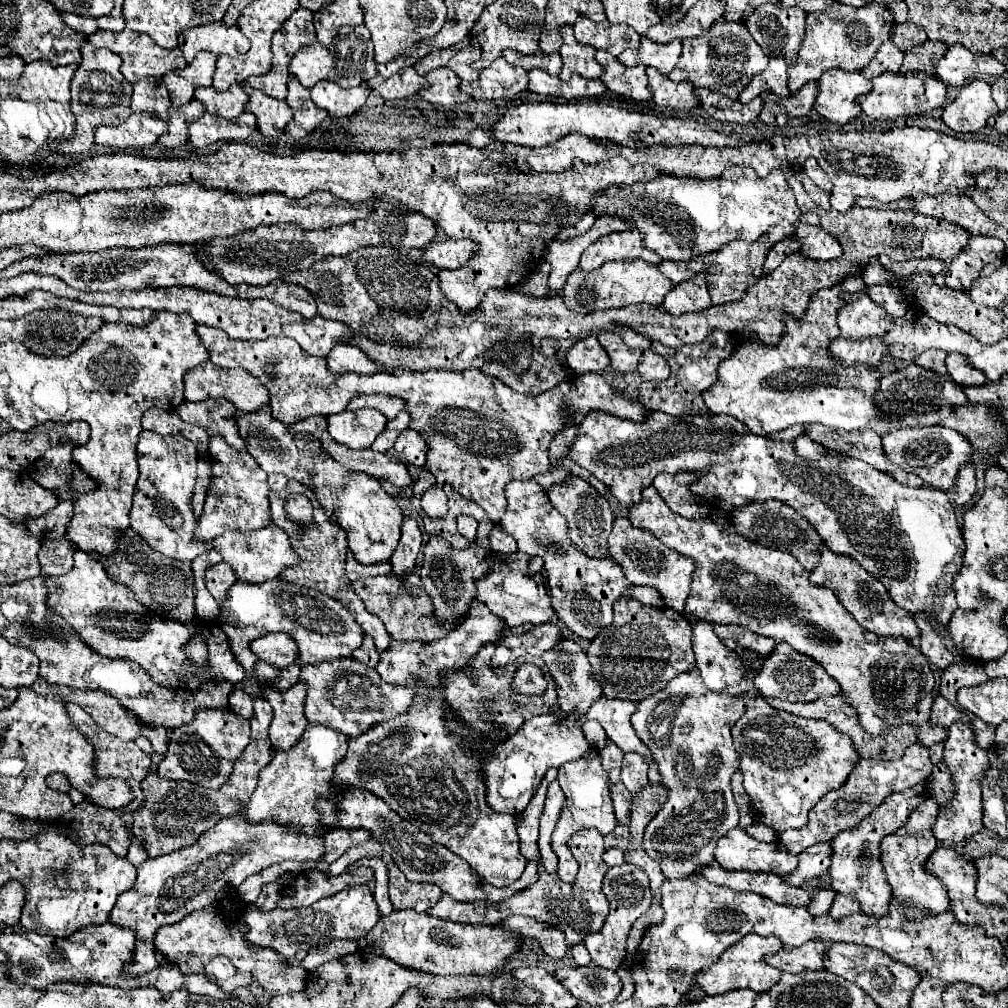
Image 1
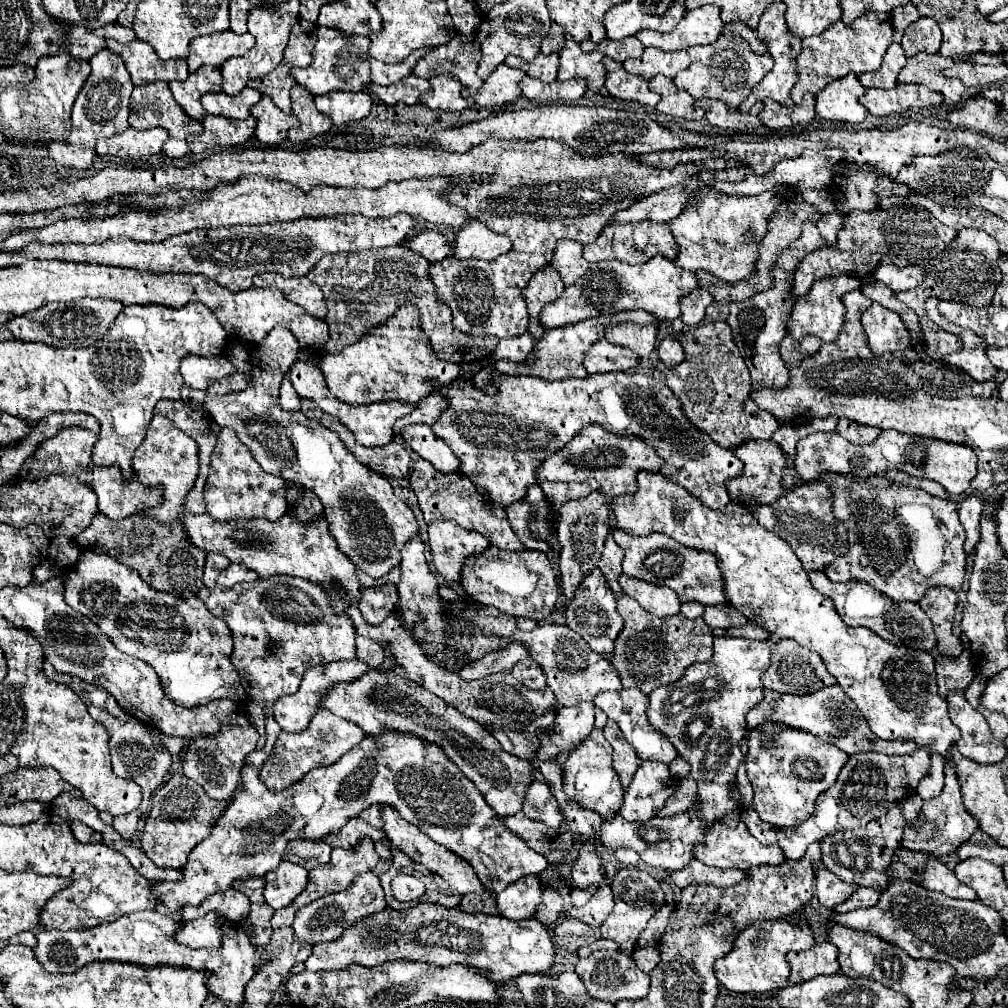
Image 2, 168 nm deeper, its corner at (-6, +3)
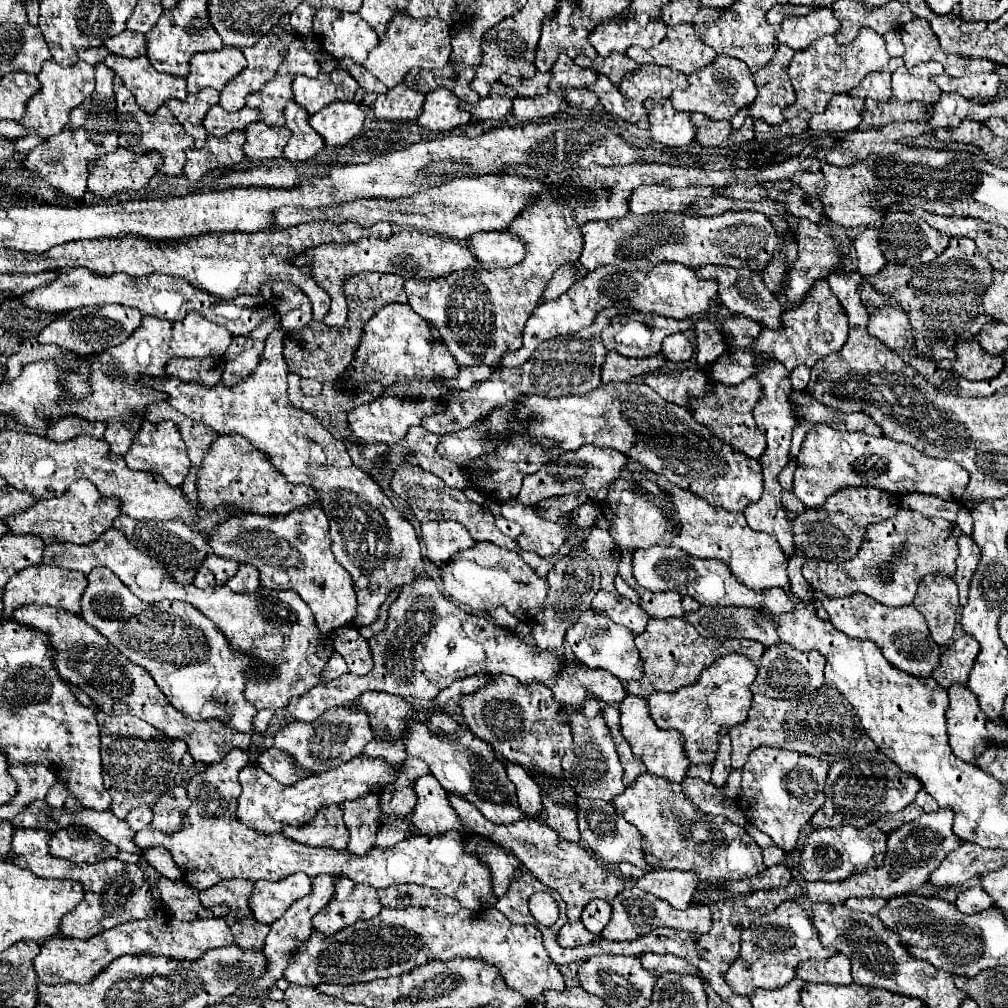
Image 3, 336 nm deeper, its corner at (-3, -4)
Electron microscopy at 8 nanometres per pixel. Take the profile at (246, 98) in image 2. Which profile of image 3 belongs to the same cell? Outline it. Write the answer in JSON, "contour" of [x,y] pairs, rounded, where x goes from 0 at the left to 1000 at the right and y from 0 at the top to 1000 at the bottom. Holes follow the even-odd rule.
{"contour":[[[215,103],[215,105],[211,105],[211,107],[203,113],[201,125],[203,125],[205,133],[219,137],[219,135],[223,135],[223,133],[229,131],[229,129],[241,129],[245,123],[255,121],[257,115],[259,115],[259,113],[257,113],[253,107],[247,107],[247,105],[243,105],[243,107],[235,109],[235,111],[223,111],[223,109]]]}

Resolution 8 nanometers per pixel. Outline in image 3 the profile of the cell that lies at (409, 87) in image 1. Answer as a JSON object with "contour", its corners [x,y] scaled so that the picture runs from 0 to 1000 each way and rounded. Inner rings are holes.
{"contour":[[[394,83],[382,93],[362,93],[360,103],[366,105],[378,119],[412,119],[418,113],[422,93]]]}

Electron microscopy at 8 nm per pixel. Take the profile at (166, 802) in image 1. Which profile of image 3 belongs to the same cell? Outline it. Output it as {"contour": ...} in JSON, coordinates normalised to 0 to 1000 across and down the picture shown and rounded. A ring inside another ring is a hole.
{"contour":[[[180,780],[170,782],[162,790],[158,790],[158,794],[150,800],[152,804],[150,819],[162,827],[178,825],[188,800],[189,800],[189,794],[186,792],[186,784]]]}

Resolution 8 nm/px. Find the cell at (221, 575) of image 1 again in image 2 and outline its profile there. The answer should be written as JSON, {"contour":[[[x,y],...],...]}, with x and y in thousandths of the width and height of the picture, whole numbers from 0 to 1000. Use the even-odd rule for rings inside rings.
{"contour":[[[230,559],[226,564],[220,566],[220,570],[216,572],[216,578],[222,580],[222,582],[232,582],[236,578],[242,578],[242,576],[254,576],[256,570],[252,566],[248,566],[246,563],[238,561],[238,559]]]}

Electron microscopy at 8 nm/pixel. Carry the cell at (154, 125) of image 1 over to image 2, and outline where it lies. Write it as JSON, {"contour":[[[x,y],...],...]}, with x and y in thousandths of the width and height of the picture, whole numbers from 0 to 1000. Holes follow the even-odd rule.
{"contour":[[[159,126],[147,128],[147,130],[135,130],[125,128],[119,134],[113,134],[109,138],[99,138],[95,142],[95,154],[101,158],[119,158],[119,160],[141,160],[149,154],[159,152],[163,140],[167,138],[167,132]]]}

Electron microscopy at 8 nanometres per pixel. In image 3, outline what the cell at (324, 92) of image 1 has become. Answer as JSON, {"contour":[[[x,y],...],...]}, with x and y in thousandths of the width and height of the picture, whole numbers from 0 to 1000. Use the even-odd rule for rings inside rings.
{"contour":[[[328,101],[326,105],[322,105],[320,109],[316,109],[314,113],[309,115],[309,125],[313,127],[313,131],[316,131],[322,137],[324,145],[340,145],[344,143],[352,133],[356,133],[356,129],[360,127],[362,121],[362,111],[352,103],[352,101]]]}

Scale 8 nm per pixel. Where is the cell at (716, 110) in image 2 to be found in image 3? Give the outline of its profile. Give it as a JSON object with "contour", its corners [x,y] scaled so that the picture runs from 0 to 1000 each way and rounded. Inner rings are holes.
{"contour":[[[699,117],[691,127],[691,139],[697,145],[725,145],[747,139],[747,123],[739,121],[735,127],[725,127],[721,119],[705,119]]]}

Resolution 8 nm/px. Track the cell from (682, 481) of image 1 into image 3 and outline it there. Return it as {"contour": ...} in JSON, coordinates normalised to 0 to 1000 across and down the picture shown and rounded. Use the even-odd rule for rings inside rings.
{"contour":[[[604,379],[580,393],[557,393],[549,397],[525,391],[509,411],[519,423],[519,429],[491,437],[491,448],[467,458],[467,468],[477,468],[479,478],[487,480],[487,488],[483,484],[479,488],[491,498],[511,494],[523,470],[533,468],[547,454],[572,446],[578,440],[614,446],[646,468],[660,472],[670,482],[691,490],[703,502],[721,508],[737,508],[757,488],[753,456],[719,442],[699,423],[691,421],[678,403],[660,399],[638,379]]]}

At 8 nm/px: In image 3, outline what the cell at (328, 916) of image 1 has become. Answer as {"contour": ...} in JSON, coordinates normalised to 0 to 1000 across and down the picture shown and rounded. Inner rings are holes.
{"contour":[[[336,871],[326,897],[311,909],[311,921],[322,929],[348,919],[354,913],[372,911],[378,905],[378,895],[370,879],[354,877],[348,871]]]}

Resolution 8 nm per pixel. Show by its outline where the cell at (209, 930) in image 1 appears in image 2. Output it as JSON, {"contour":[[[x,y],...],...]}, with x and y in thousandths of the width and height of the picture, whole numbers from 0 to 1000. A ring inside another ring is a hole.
{"contour":[[[210,904],[198,912],[192,912],[192,914],[187,914],[183,916],[181,924],[175,926],[175,934],[185,938],[185,939],[190,939],[190,941],[196,941],[196,939],[218,939],[220,936],[220,922],[218,922],[218,916],[214,914],[218,910],[218,906]]]}

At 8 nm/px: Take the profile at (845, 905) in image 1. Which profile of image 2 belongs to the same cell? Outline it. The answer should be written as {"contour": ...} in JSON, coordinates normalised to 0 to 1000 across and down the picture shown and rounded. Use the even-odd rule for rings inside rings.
{"contour":[[[851,882],[847,888],[843,888],[841,894],[833,896],[827,904],[847,904],[847,902],[853,902],[853,900],[865,900],[869,898],[873,892],[873,886],[869,882]]]}

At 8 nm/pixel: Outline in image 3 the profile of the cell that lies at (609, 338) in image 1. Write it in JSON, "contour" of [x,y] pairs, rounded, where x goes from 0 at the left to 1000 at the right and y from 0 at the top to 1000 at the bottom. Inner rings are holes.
{"contour":[[[626,310],[624,315],[616,315],[616,331],[614,323],[602,327],[598,333],[598,341],[622,355],[640,355],[656,349],[658,335],[684,325],[684,317],[668,317],[656,315],[654,312]]]}

